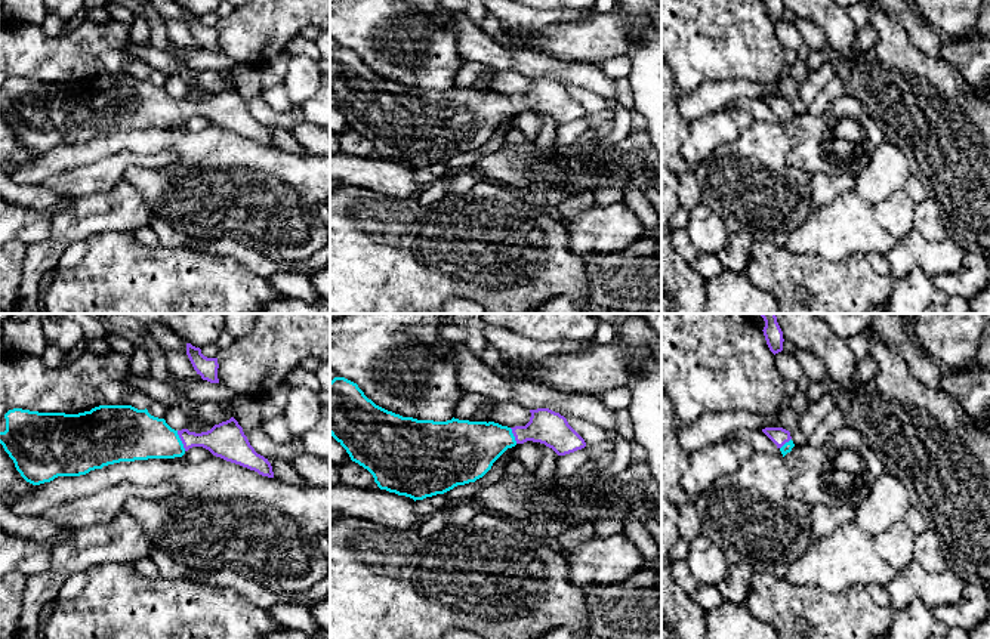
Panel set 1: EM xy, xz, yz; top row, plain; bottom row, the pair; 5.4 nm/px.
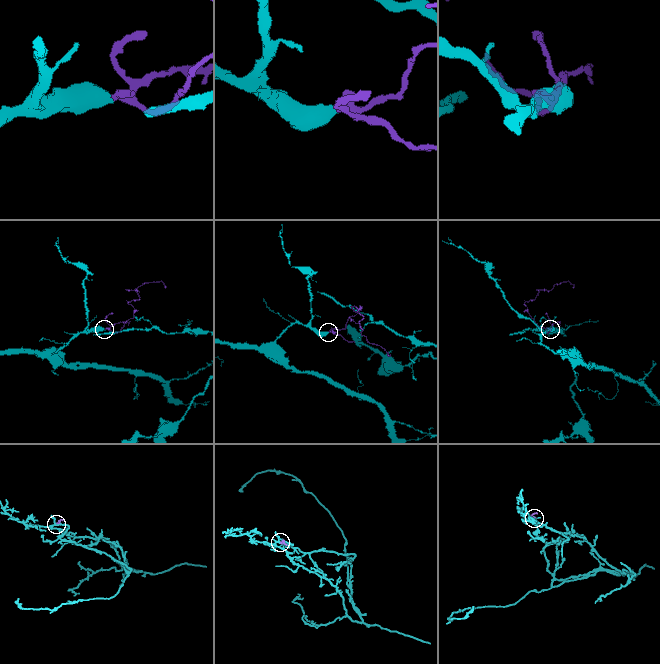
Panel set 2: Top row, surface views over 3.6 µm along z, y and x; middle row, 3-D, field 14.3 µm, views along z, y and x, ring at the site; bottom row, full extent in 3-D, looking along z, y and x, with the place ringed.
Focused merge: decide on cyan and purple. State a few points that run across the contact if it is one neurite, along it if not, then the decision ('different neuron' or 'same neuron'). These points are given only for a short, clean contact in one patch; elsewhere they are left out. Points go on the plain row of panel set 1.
line xy (136, 104), (160, 110), (181, 110), (227, 108); same neuron

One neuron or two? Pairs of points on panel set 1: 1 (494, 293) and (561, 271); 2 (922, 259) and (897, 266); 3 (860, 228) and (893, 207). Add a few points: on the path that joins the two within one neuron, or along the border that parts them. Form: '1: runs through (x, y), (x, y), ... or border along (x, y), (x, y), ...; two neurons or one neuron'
1: runs through (511, 280), (545, 271); one neuron
2: runs through (916, 259), (903, 261); one neuron
3: border along (872, 206), (875, 219), (896, 240); two neurons

